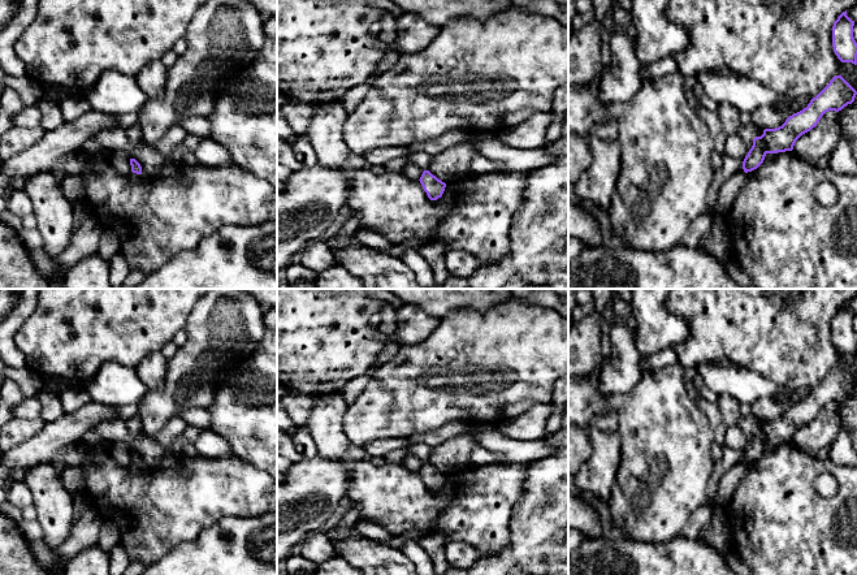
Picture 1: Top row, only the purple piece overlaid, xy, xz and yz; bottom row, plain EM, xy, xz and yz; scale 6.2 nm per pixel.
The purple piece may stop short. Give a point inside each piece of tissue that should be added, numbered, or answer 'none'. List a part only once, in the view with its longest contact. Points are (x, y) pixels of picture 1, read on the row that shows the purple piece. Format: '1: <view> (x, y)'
none

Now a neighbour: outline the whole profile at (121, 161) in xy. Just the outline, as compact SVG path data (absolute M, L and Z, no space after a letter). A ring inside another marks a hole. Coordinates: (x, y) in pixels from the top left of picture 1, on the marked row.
M121 152L114 154L112 161L120 173L122 174L131 173L130 159L125 154Z

